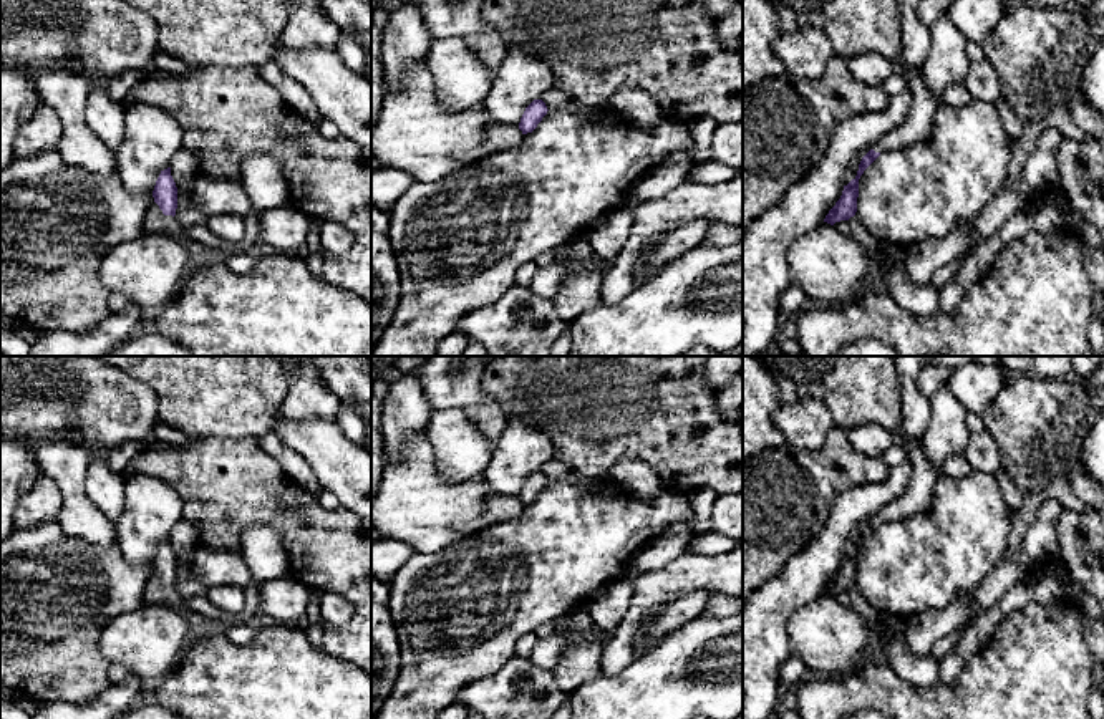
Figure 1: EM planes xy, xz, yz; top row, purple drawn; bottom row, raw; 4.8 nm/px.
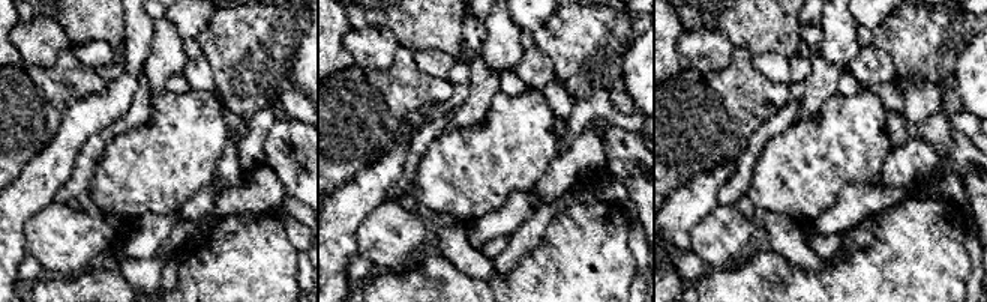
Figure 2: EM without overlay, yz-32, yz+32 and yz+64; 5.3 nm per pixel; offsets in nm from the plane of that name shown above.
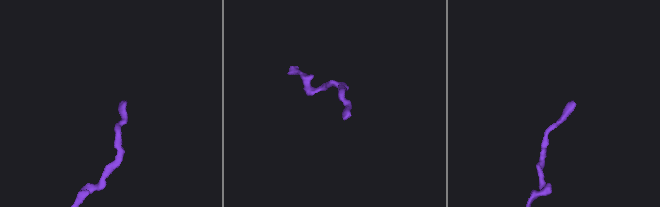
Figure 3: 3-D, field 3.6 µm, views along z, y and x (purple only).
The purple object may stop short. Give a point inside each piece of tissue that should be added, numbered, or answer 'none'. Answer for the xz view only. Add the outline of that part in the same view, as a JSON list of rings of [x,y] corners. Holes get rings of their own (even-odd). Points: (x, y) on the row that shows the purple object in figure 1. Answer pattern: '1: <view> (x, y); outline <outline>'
none

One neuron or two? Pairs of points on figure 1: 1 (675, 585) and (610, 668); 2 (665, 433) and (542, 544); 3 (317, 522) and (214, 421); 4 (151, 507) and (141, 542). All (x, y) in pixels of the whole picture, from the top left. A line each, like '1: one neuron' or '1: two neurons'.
1: one neuron
2: two neurons
3: two neurons
4: one neuron

